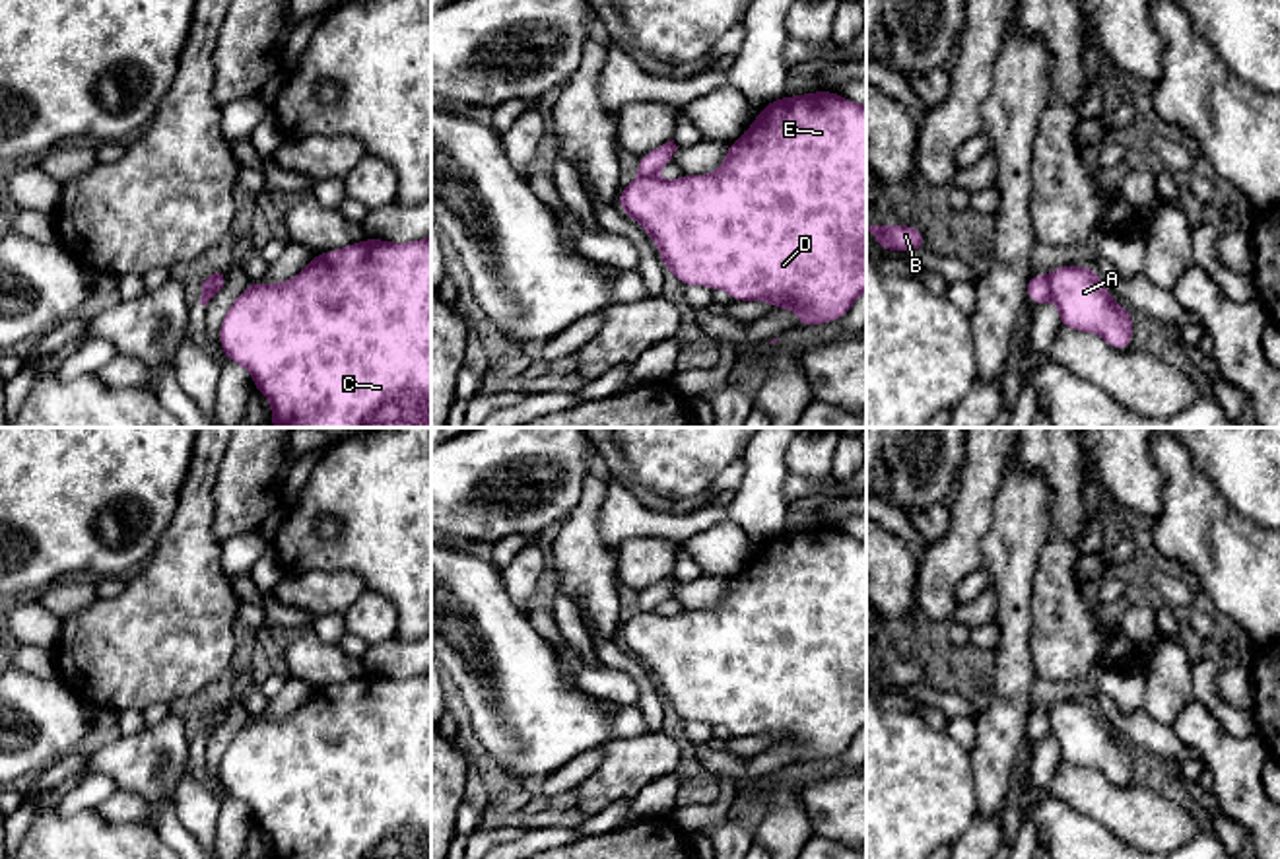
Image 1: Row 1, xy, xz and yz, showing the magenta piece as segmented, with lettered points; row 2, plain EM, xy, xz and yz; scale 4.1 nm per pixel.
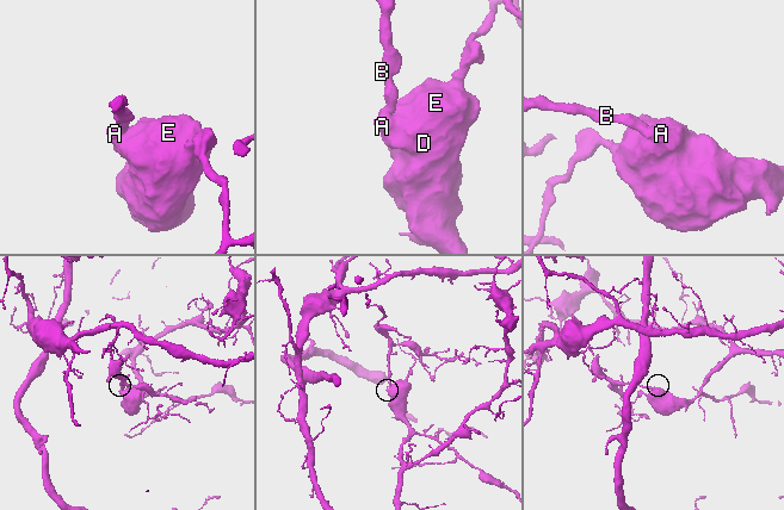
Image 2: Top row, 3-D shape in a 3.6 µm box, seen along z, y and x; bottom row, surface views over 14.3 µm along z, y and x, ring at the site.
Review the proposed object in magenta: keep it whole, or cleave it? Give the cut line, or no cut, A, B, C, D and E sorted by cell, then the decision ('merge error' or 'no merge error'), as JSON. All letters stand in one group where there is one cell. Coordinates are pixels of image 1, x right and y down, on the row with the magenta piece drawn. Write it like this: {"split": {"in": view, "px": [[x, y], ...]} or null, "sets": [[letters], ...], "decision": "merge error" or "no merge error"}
{"split": {"in": "yz", "px": [[1047, 278], [1051, 296]]}, "sets": [["A", "C", "D", "E"], ["B"]], "decision": "merge error"}

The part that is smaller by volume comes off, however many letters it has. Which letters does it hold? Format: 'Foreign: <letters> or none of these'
Foreign: B

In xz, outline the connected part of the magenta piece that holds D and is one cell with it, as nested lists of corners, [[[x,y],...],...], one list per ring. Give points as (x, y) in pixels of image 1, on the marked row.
[[[835,91],[777,97],[724,152],[719,169],[660,181],[637,177],[620,189],[620,210],[657,243],[666,270],[686,288],[726,290],[734,301],[771,301],[773,311],[796,309],[794,326],[843,319],[866,292],[866,105]]]

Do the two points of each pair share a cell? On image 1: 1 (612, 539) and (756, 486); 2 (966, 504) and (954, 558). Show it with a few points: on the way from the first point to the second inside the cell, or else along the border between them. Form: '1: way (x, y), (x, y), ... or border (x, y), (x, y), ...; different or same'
1: way (647, 523), (692, 523), (721, 510); same
2: way (966, 517), (962, 545); same

